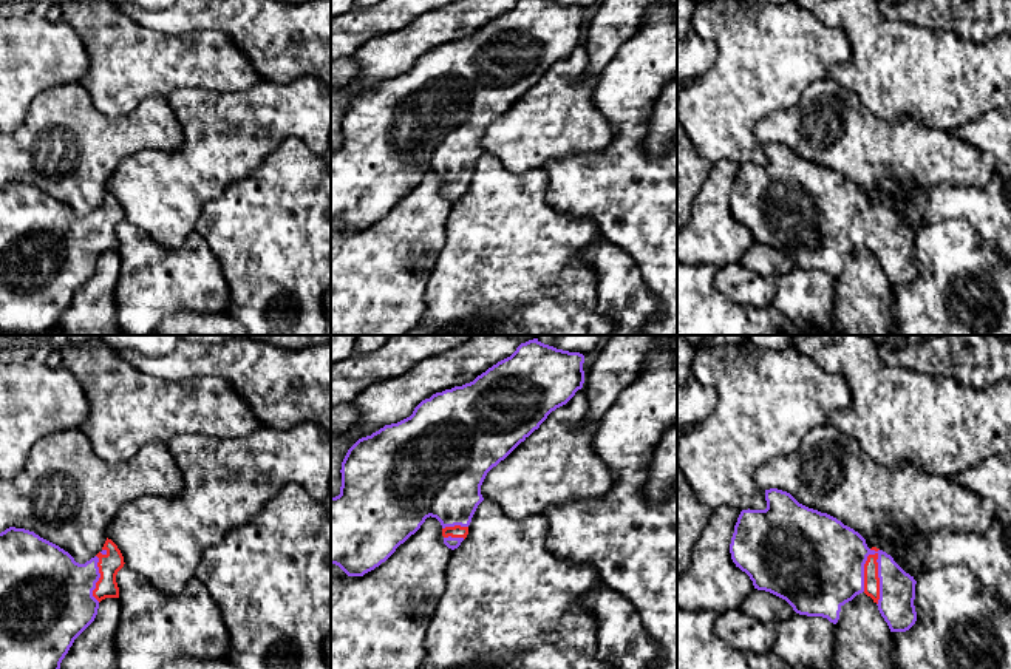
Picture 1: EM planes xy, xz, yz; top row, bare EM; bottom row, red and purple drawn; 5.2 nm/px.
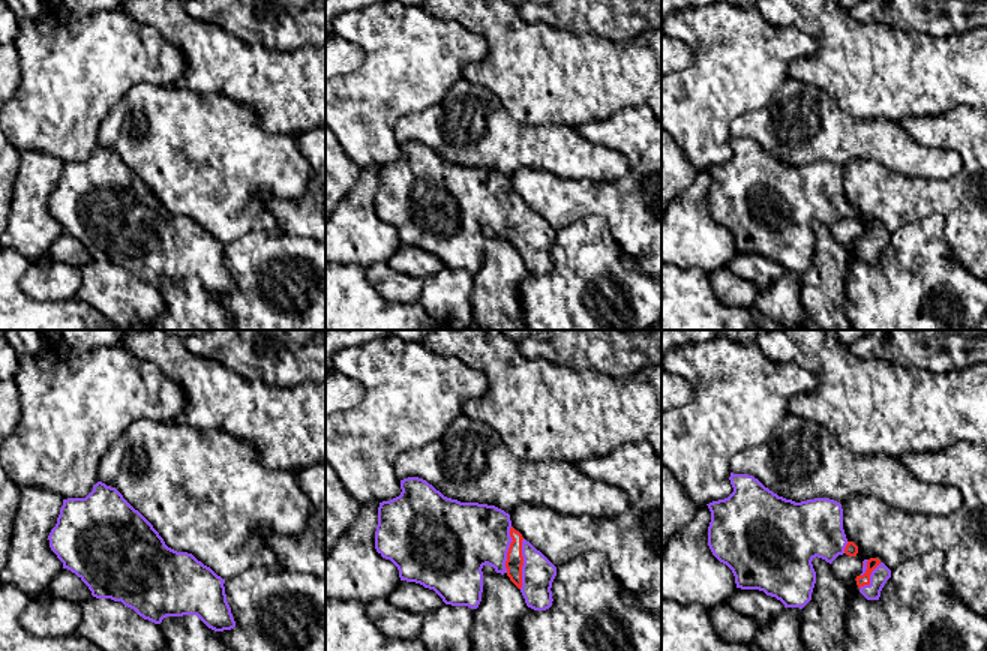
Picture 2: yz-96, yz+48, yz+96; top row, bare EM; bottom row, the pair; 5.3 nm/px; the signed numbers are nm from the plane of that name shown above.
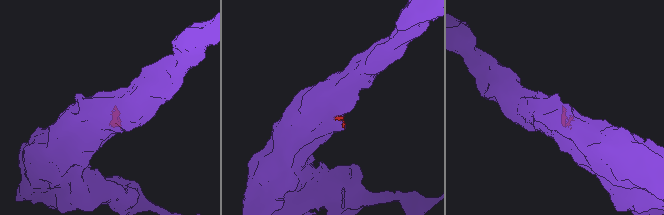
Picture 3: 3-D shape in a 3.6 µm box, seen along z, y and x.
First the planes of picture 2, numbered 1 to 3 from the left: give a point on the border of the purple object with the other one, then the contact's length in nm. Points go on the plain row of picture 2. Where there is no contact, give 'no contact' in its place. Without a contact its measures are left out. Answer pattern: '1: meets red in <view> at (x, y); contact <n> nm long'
1: no contact
2: meets red in yz+48 at (522, 228); contact 280 nm long
3: meets red in yz+96 at (869, 242); contact 180 nm long

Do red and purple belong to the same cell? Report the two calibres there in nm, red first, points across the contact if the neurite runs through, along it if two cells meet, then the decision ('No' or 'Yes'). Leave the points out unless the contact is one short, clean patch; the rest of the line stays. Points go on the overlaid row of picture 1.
Thickness 80 nm (red) against 360 nm. Path across: yz (871, 567), (877, 575), (875, 553), (829, 570). Yes

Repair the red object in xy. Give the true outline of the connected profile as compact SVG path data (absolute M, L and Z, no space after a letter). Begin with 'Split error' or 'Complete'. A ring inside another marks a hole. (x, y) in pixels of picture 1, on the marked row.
Split error. M9 527L0 533L0 669L60 669L74 640L94 621L99 603L119 598L117 572L124 567L117 545L107 538L102 550L79 564L59 545L34 531Z

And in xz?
Split error. M538 338L529 340L473 382L436 392L422 400L410 417L359 439L342 462L340 494L331 498L331 564L348 576L363 576L385 562L430 516L441 522L444 544L458 548L484 501L481 485L487 473L583 388L583 363L584 355L580 352L557 349Z

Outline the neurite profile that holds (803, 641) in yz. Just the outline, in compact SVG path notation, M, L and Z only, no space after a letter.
M795 613L774 626L771 652L791 669L835 669L835 624L827 618Z

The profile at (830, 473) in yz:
M832 423L810 430L795 453L761 465L756 471L756 482L764 490L787 491L799 504L836 518L858 531L869 548L877 547L890 555L915 581L924 573L914 572L904 561L904 548L915 536L940 530L980 535L996 518L996 505L991 499L915 464L884 467L867 456L858 440ZM883 525L894 525L901 531L900 545L880 536Z

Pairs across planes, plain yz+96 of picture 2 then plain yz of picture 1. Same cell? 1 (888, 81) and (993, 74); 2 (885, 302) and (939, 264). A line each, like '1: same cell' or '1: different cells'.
1: same cell
2: same cell

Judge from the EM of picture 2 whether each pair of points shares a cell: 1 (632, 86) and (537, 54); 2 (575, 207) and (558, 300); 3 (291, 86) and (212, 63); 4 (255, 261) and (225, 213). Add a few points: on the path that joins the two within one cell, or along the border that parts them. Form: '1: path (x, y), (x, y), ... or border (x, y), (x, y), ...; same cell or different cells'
1: path (608, 78), (561, 78); same cell
2: border (579, 219), (567, 224), (557, 233); different cells
3: path (272, 84), (251, 72), (231, 68); same cell
4: border (276, 234), (267, 230), (249, 230), (225, 243); different cells

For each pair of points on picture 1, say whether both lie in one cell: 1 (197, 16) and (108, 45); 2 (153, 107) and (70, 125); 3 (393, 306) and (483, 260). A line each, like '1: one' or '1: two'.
1: two
2: one
3: two

